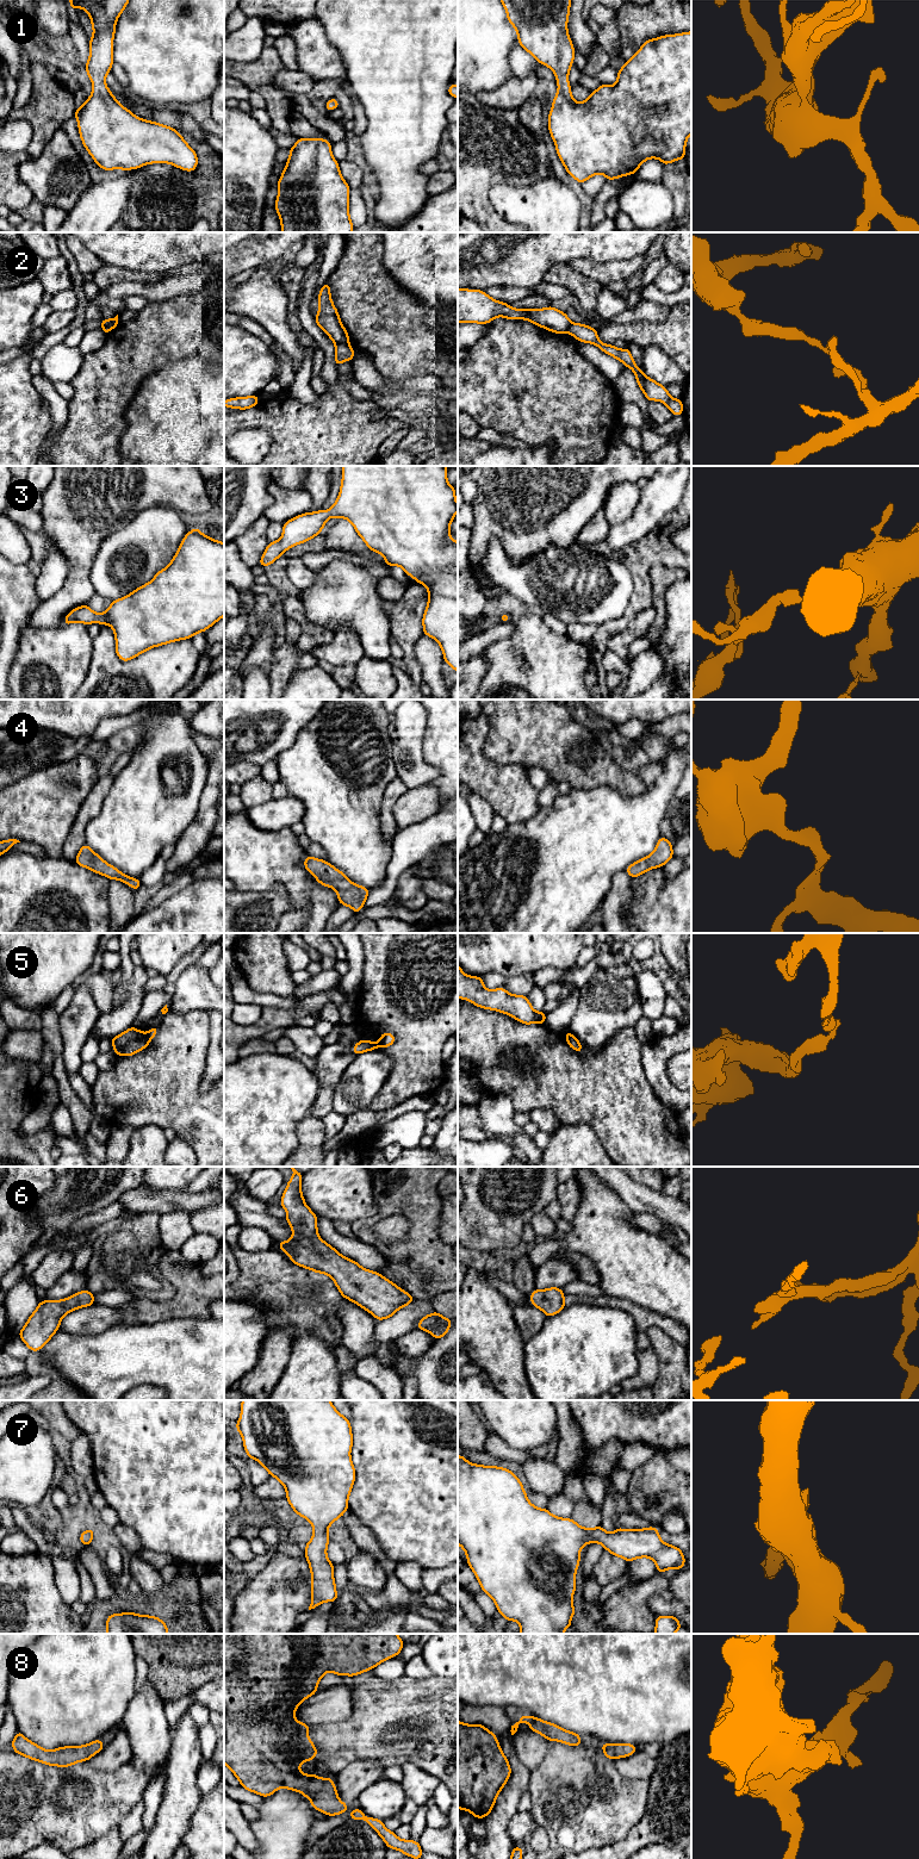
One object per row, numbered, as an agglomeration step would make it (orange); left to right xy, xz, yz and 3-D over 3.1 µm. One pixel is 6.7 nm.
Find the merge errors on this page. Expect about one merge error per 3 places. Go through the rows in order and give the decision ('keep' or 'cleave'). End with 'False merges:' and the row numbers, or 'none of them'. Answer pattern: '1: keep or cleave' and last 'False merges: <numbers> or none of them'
1: keep
2: cleave
3: keep
4: keep
5: cleave
6: keep
7: keep
8: keep
False merges: 2, 5

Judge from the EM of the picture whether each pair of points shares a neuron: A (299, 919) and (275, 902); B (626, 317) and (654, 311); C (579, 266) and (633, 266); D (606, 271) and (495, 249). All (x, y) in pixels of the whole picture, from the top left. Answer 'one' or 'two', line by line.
A: two
B: one
C: one
D: two

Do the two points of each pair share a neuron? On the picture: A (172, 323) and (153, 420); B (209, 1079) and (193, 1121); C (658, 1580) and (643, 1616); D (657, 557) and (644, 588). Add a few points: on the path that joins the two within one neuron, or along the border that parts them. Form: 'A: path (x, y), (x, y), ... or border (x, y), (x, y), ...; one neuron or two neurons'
A: border (187, 356), (153, 372), (140, 385); two neurons
B: border (206, 1063), (200, 1083), (203, 1092); two neurons
C: path (650, 1589), (643, 1596), (643, 1608); one neuron
D: path (649, 564), (644, 569), (644, 579); one neuron

